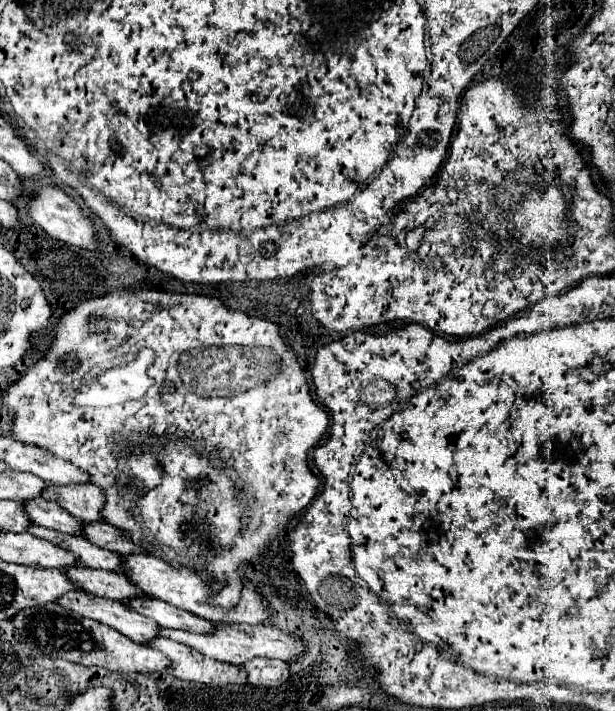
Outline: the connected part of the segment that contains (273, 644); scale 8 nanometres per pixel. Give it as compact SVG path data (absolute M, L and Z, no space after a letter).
M215 624L215 634L191 634L191 632L183 632L183 630L167 630L167 628L159 628L159 636L165 636L169 640L177 640L183 642L185 646L191 646L193 650L199 650L201 654L221 660L221 662L229 662L229 664L243 664L255 656L265 656L265 658L279 658L279 660L293 660L297 654L303 652L303 646L297 638L285 634L283 630L271 626L271 624L259 624L259 626L251 626L251 624Z

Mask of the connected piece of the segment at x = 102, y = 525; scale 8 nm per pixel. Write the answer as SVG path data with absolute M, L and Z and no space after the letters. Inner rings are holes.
M81 522L83 524L83 538L87 538L89 542L95 542L95 546L103 546L111 552L119 552L119 554L133 554L133 552L143 552L139 550L125 534L121 534L115 526L107 524L107 522Z

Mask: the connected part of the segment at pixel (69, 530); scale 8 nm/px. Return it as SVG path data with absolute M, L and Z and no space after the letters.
M35 498L35 502L21 502L21 506L27 506L27 514L31 514L31 522L39 526L65 534L79 534L81 530L79 520L73 518L67 510L63 510L57 502Z

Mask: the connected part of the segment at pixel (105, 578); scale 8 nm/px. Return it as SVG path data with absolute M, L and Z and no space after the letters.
M77 566L75 570L65 570L65 574L83 592L89 592L93 596L103 596L103 598L111 598L111 600L127 600L127 598L143 596L143 592L139 588L135 588L121 572L93 570L93 568Z

